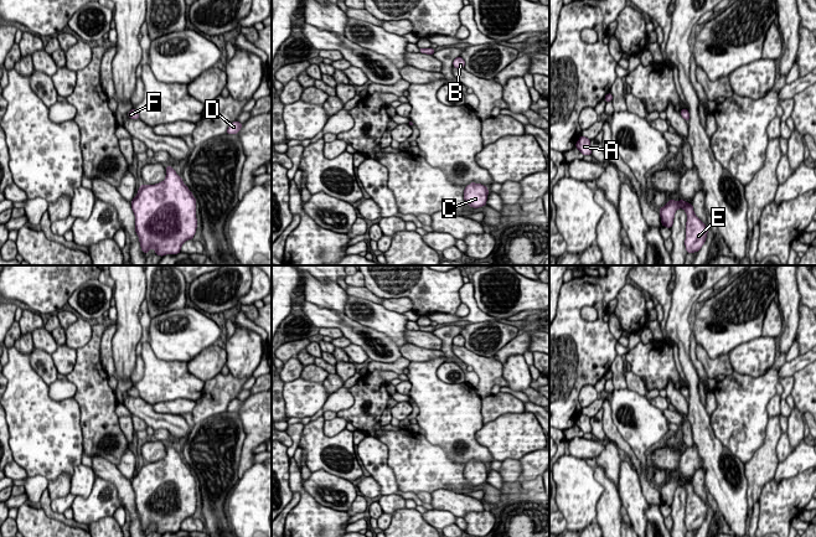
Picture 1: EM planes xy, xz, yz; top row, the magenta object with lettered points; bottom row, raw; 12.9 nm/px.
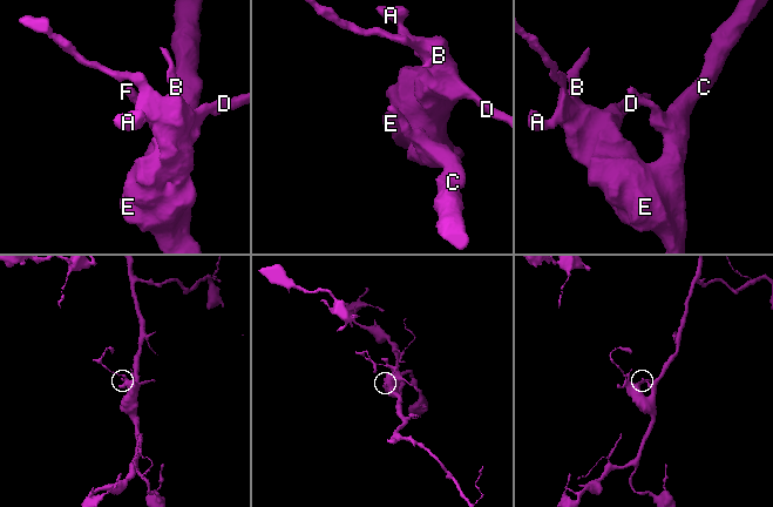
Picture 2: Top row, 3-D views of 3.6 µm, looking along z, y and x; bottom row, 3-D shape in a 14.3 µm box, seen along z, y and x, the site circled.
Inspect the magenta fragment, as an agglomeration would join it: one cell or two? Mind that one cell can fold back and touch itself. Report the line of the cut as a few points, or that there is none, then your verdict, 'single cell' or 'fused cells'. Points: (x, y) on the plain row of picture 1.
no cut; single cell

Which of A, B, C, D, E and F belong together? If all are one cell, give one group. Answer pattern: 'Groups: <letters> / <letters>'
Groups: A B C D E F

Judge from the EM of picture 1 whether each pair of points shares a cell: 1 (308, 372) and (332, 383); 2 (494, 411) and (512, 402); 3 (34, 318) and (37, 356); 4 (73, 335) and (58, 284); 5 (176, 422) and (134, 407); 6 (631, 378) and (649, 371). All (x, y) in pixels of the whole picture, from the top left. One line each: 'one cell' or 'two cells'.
1: one cell
2: one cell
3: one cell
4: two cells
5: one cell
6: two cells

